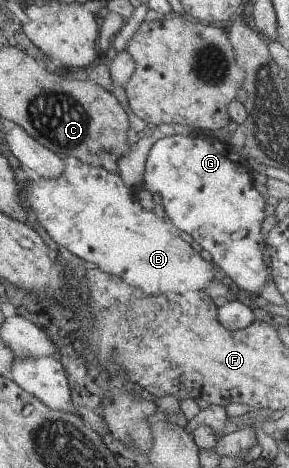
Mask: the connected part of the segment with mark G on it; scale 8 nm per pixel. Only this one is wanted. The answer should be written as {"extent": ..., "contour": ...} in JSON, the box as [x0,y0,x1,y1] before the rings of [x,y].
{"extent":[143,132,269,295],"contour":[[[188,132],[157,140],[149,149],[143,188],[161,196],[166,219],[177,232],[187,232],[198,249],[211,254],[212,264],[226,281],[233,281],[245,293],[259,295],[269,274],[263,257],[265,248],[261,224],[265,219],[265,197],[255,188],[254,172],[245,158],[219,139]]]}

